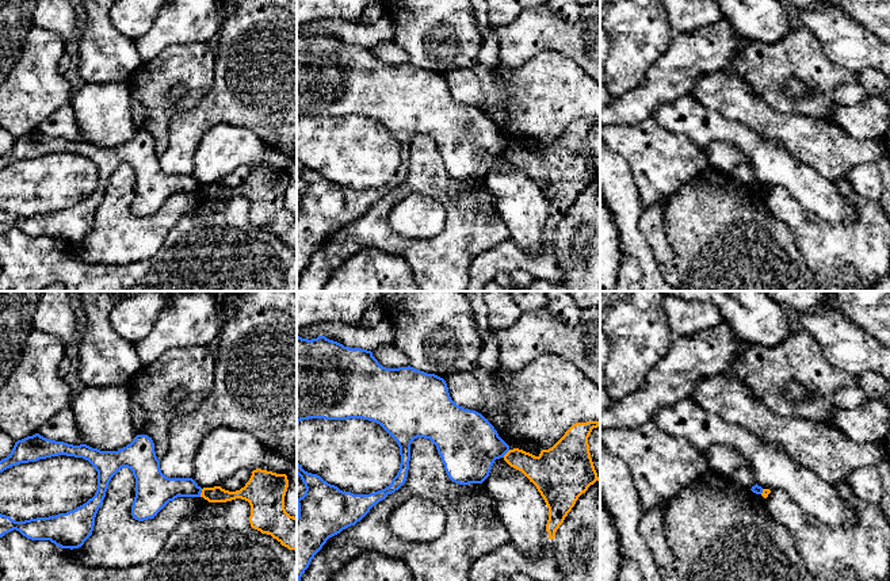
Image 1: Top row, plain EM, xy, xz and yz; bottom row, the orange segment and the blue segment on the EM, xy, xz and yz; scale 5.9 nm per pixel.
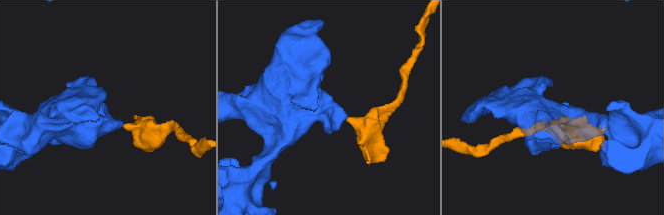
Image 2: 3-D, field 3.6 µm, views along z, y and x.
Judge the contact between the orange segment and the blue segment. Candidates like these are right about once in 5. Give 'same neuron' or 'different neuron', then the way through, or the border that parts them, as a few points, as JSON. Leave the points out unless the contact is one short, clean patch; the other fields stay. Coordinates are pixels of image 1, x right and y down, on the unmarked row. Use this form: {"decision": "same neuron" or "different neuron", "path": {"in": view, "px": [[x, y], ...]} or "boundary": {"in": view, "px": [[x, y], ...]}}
{"decision": "different neuron", "boundary": {"in": "xy", "px": [[202, 186], [199, 192]]}}

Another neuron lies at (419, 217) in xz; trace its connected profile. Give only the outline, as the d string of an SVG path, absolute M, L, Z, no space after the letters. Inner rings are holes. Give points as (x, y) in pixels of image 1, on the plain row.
M410 195L391 209L389 225L406 238L433 238L444 225L443 206L433 198Z

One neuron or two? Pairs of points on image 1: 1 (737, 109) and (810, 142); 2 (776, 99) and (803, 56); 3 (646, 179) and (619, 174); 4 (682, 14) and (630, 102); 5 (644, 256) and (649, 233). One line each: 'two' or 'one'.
1: one
2: one
3: two
4: two
5: two

